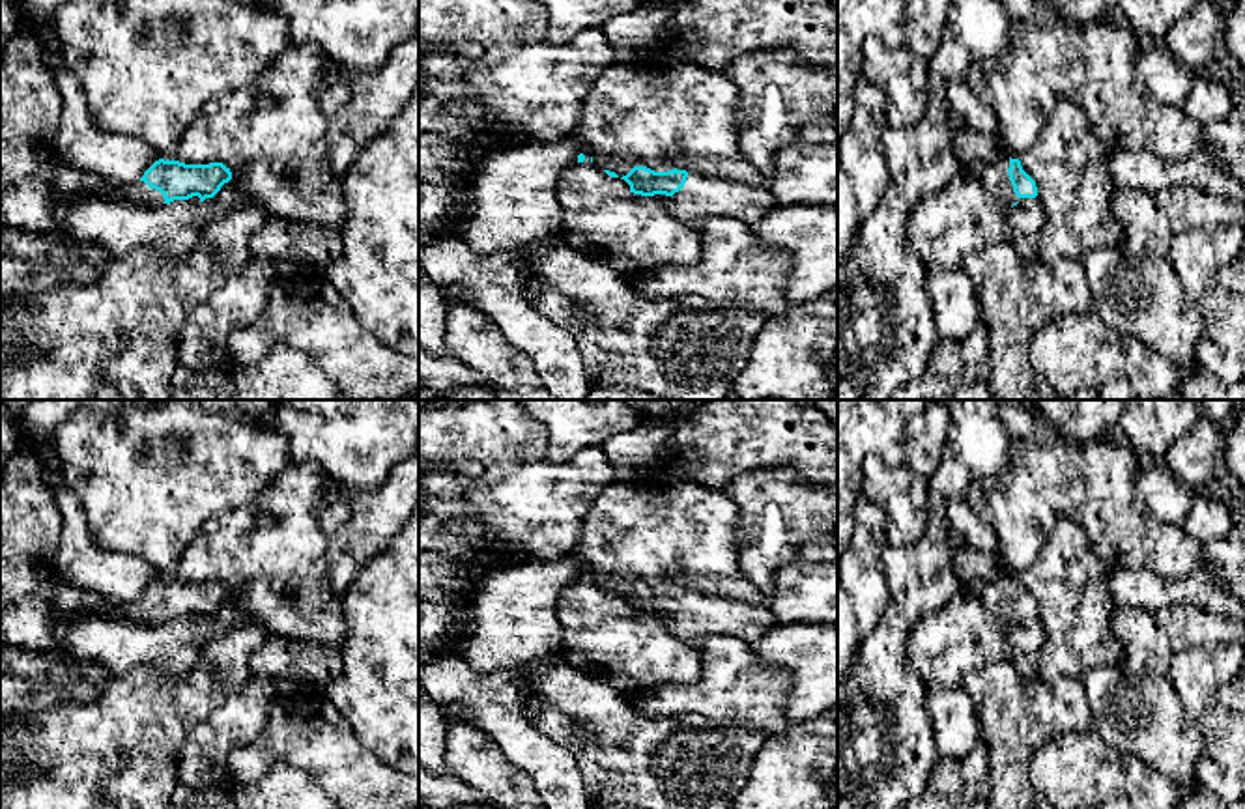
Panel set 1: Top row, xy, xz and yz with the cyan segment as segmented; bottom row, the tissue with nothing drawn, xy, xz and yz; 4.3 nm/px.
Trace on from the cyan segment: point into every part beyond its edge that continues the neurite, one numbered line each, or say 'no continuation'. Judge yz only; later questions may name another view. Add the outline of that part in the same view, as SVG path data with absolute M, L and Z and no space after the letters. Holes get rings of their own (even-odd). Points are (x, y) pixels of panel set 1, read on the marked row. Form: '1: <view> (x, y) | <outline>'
1: yz (995, 178) | M1000 157L980 172L980 181L989 191L998 206L1008 211L1013 204L1021 202L1013 192L1013 185L1008 176L1009 157Z

